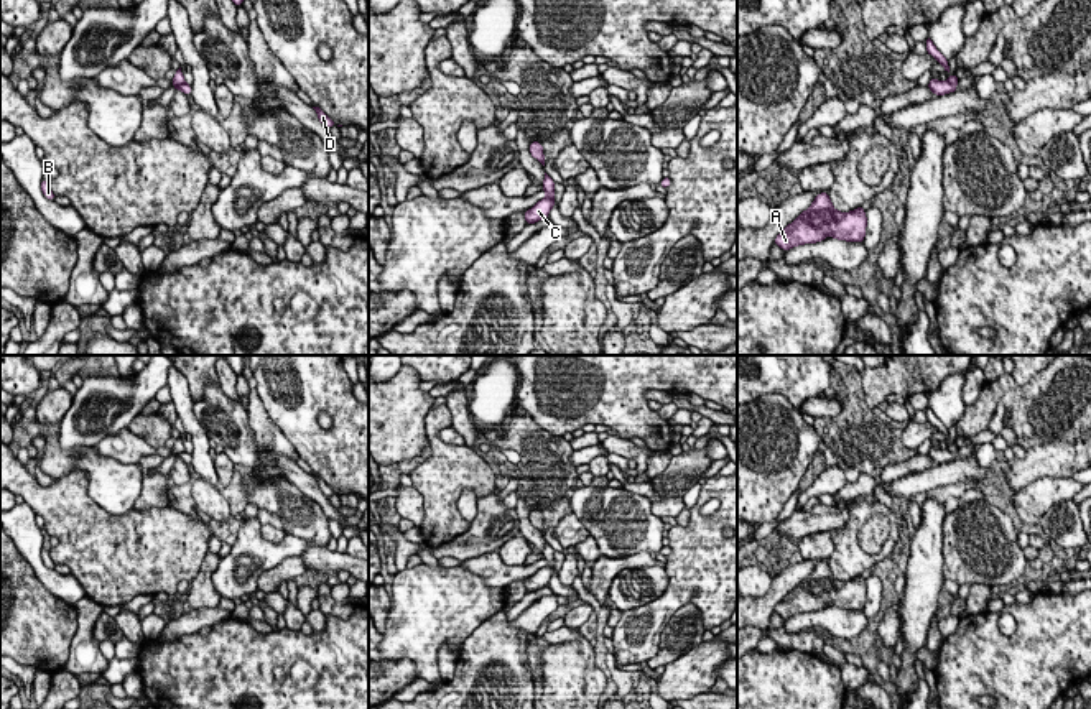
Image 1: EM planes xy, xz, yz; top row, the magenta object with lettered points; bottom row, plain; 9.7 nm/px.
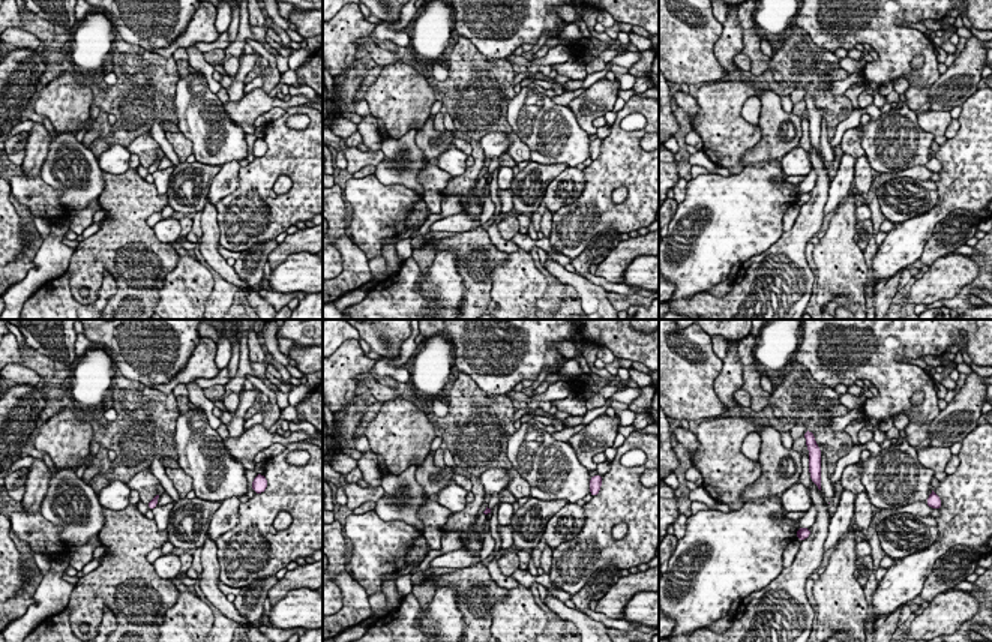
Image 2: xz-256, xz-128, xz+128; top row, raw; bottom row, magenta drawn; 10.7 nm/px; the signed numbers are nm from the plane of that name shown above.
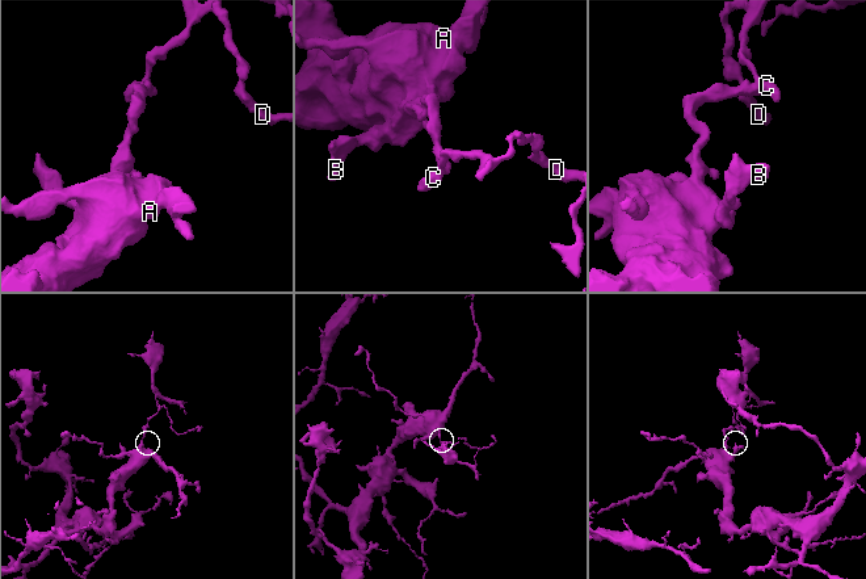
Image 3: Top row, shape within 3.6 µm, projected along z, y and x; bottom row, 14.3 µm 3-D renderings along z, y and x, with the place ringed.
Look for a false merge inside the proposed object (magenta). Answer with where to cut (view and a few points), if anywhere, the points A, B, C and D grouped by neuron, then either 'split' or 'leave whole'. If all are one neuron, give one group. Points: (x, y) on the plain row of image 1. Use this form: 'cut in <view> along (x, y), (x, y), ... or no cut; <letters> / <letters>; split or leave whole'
cut in xz along (547, 565), (553, 573); A B / C D; split

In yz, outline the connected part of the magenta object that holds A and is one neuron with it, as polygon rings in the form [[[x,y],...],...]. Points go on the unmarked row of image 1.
[[[819,561],[811,574],[775,605],[773,612],[790,619],[796,614],[821,610],[828,604],[846,610],[864,610],[866,595],[867,586],[862,574],[851,581],[839,581],[833,576],[828,561]]]

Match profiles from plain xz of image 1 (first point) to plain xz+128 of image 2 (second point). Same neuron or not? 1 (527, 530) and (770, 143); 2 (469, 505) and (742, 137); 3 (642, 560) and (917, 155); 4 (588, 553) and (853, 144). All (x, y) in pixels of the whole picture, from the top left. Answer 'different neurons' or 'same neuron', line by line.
1: different neurons
2: different neurons
3: different neurons
4: different neurons

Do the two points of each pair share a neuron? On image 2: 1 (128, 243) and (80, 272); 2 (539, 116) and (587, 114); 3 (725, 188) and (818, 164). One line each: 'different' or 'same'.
1: same
2: different
3: different

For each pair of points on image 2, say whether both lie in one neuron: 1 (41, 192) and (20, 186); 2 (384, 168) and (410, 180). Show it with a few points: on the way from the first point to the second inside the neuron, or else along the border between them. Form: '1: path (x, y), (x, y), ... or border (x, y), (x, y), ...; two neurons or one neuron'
1: path (36, 192), (24, 189); one neuron
2: path (390, 171), (404, 174); one neuron

